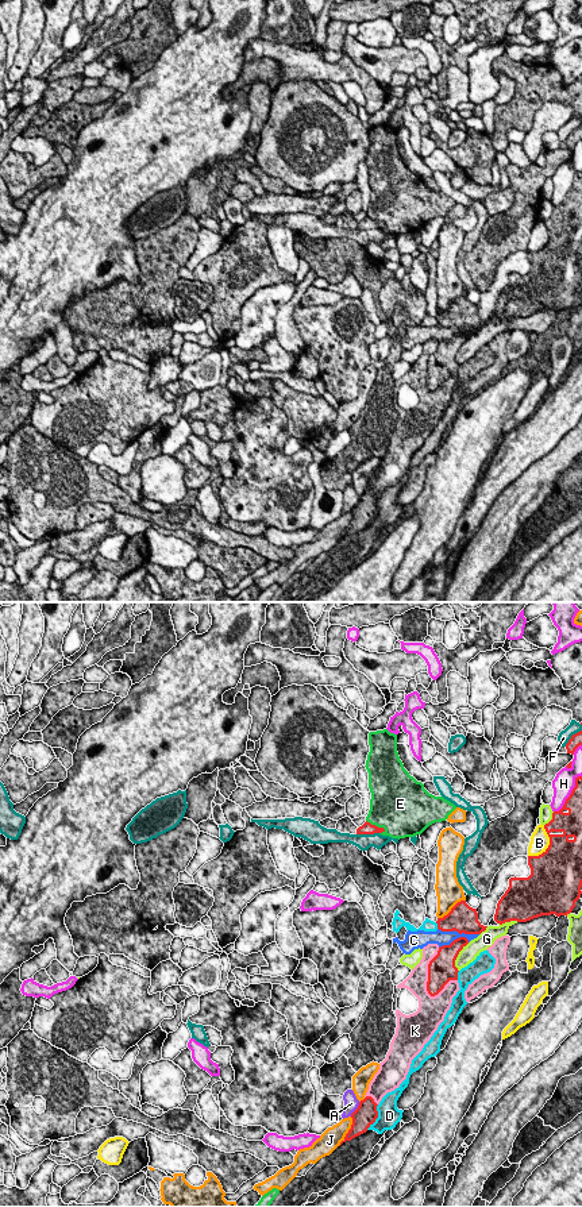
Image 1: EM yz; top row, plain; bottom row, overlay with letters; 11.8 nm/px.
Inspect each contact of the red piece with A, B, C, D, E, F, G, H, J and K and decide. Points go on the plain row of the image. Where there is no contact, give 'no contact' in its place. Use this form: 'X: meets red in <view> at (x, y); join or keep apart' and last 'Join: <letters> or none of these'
A: meets red in yz at (357, 504); keep apart
B: meets red in yz at (548, 240); keep apart
C: meets red in yz at (459, 332); keep apart
D: meets red in yz at (377, 512); keep apart
E: meets red in yz at (374, 220); keep apart
F: meets red in yz at (367, 228); keep apart
G: meets red in yz at (457, 351); keep apart
H: meets red in yz at (570, 189); keep apart
J: meets red in yz at (349, 527); keep apart
K: meets red in yz at (428, 367); keep apart
Join: none of these

